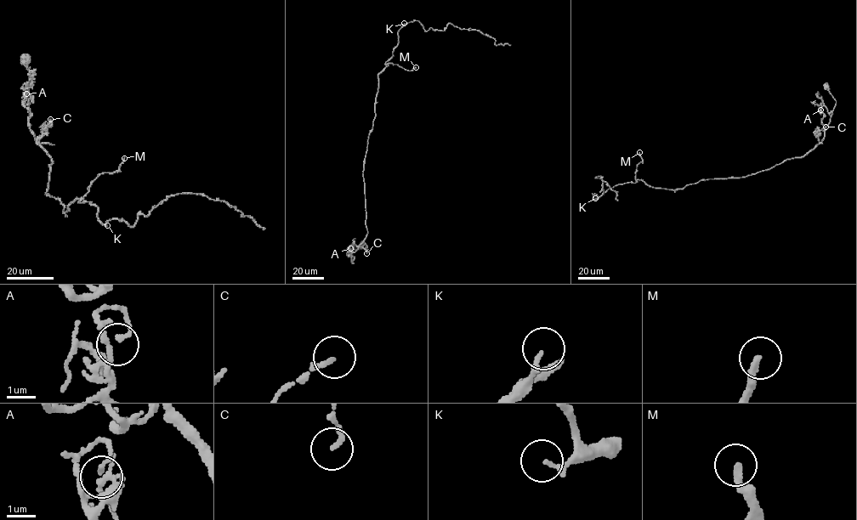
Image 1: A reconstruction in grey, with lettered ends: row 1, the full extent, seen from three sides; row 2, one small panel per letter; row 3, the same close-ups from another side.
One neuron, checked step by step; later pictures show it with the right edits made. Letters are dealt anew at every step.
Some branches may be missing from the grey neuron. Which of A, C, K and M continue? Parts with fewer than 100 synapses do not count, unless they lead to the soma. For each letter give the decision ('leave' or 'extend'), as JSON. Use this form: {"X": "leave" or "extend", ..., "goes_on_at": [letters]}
{"A": "leave", "C": "leave", "K": "leave", "M": "extend", "goes_on_at": ["M"]}

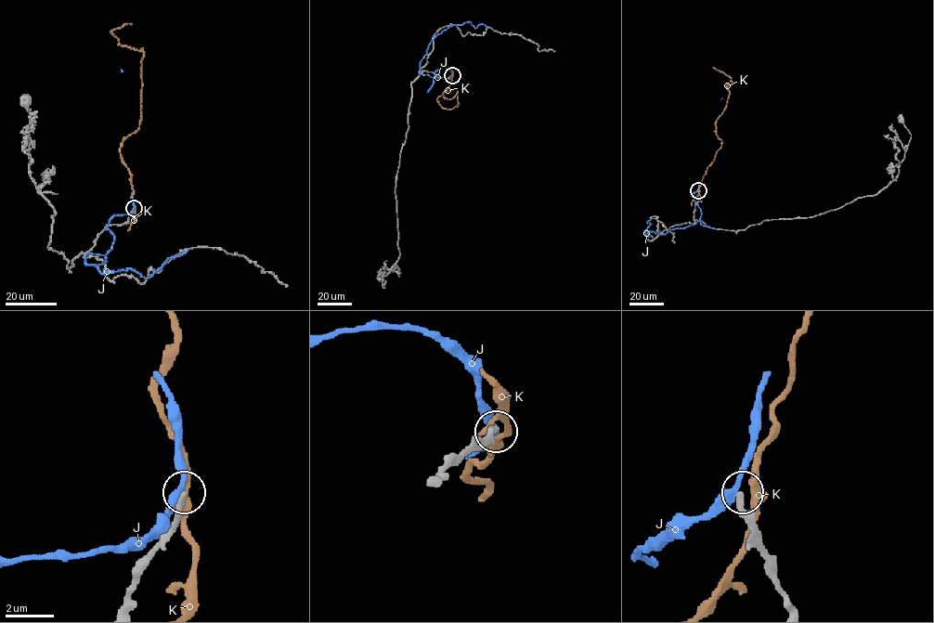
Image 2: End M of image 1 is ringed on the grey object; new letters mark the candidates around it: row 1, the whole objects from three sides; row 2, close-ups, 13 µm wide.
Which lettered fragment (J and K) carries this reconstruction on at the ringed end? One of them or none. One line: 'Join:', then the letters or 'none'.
Join: none

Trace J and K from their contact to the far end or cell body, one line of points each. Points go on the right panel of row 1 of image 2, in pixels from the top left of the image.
J: (697, 190), (691, 195), (700, 209), (700, 222), (665, 234), (649, 231), (647, 237), (645, 230), (651, 218)
K: (698, 191), (706, 168), (721, 145), (716, 119), (725, 108), (730, 92), (726, 85), (732, 82), (712, 67)

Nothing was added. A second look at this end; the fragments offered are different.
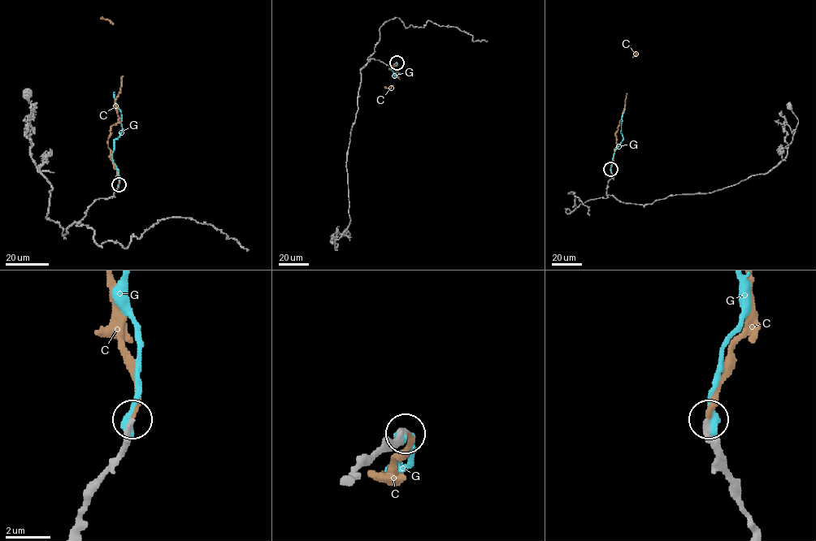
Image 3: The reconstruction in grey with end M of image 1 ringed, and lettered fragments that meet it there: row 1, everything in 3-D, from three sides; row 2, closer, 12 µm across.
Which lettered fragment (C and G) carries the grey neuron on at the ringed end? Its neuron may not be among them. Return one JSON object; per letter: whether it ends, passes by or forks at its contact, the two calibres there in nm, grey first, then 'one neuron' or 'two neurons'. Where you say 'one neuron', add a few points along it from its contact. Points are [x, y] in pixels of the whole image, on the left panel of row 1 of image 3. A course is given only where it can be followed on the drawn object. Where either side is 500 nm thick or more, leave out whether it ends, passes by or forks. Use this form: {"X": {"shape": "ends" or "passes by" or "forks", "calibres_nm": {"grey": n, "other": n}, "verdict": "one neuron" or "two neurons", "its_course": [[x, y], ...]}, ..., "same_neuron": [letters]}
{"C": {"shape": "ends", "calibres_nm": {"grey": 240, "other": 220}, "verdict": "one neuron", "its_course": [[119, 184], [107, 140], [110, 127], [118, 121], [115, 100], [119, 90], [121, 75], [114, 24], [101, 17]]}, "G": {"shape": "ends", "calibres_nm": {"grey": 360, "other": 440}, "verdict": "two neurons"}, "same_neuron": ["C"]}

